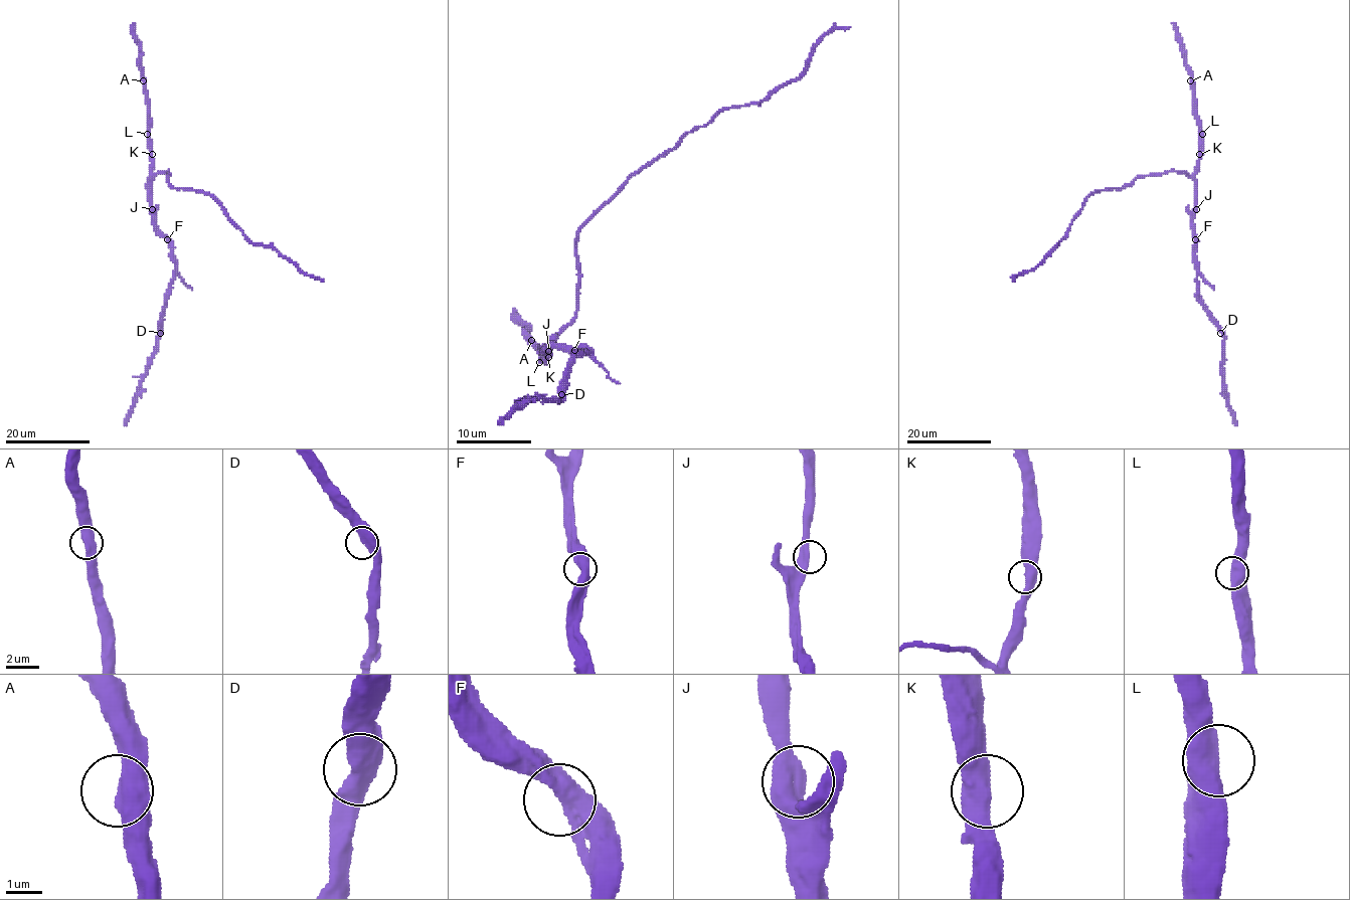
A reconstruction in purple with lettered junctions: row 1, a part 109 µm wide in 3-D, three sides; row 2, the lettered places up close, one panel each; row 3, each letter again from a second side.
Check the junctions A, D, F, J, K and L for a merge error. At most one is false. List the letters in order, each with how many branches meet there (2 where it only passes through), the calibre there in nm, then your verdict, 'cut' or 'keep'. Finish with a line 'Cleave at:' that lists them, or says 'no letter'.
A: branches 2; calibre 550 nm; keep
D: branches 2; calibre 550 nm; keep
F: branches 2; calibre 500 nm; keep
J: branches 2; calibre 500 nm; keep
K: branches 2; calibre 500 nm; keep
L: branches 2; calibre 550 nm; keep
Cleave at: no letter

